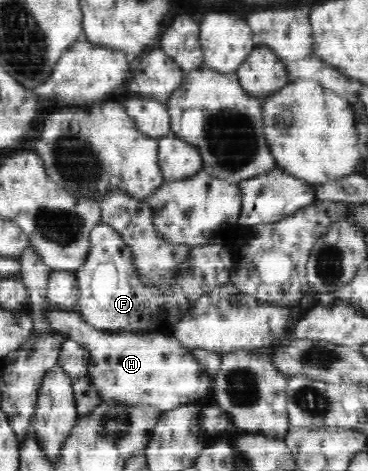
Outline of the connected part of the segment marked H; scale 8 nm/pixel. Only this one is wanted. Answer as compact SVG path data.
M51 308L44 313L44 323L90 349L88 378L100 401L116 401L117 405L127 409L147 403L165 413L195 402L213 390L213 376L174 335L143 331L103 333L103 330L89 326L77 310L69 312Z

